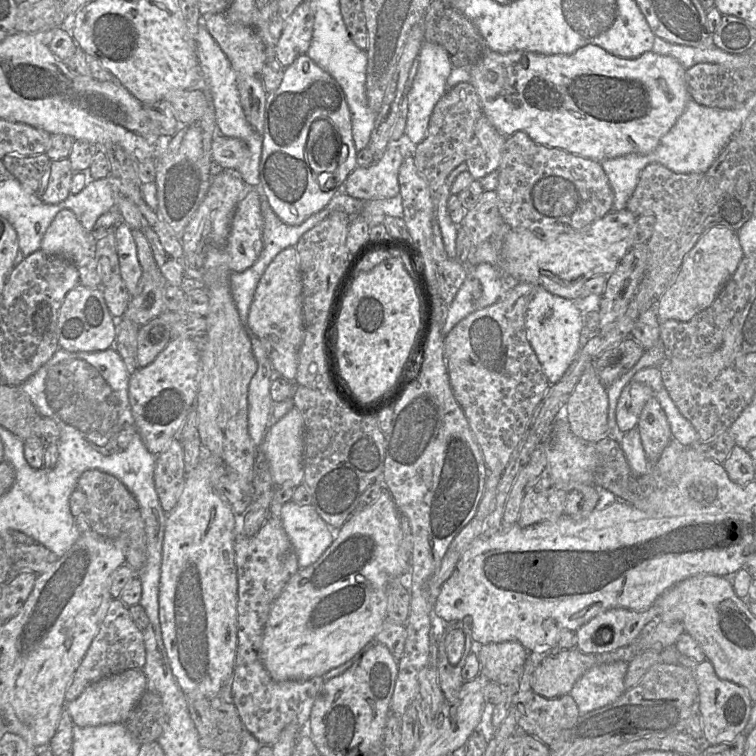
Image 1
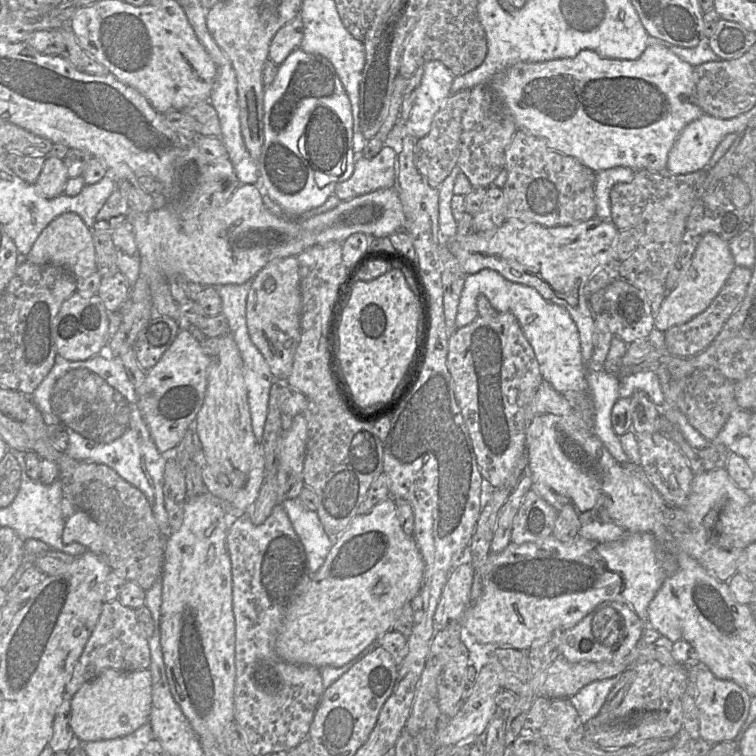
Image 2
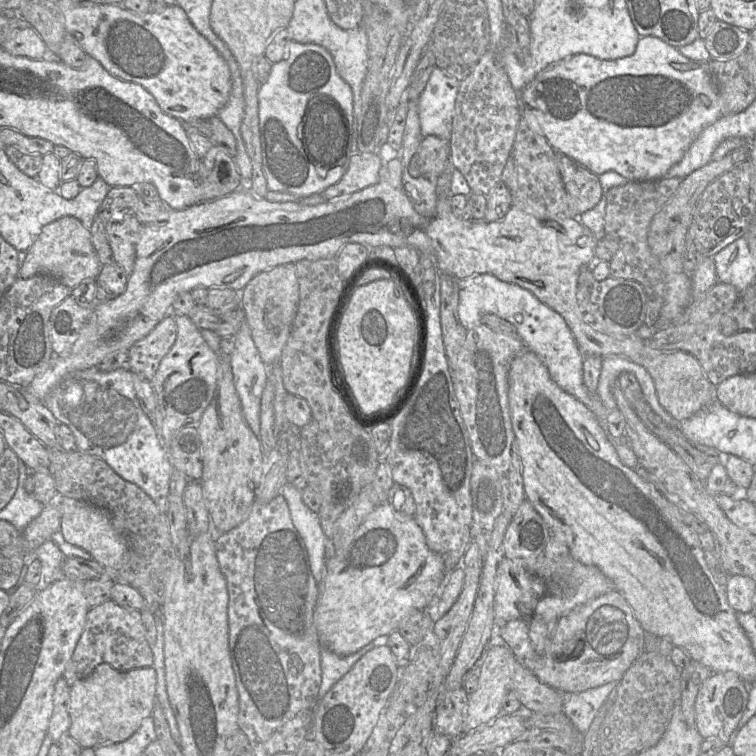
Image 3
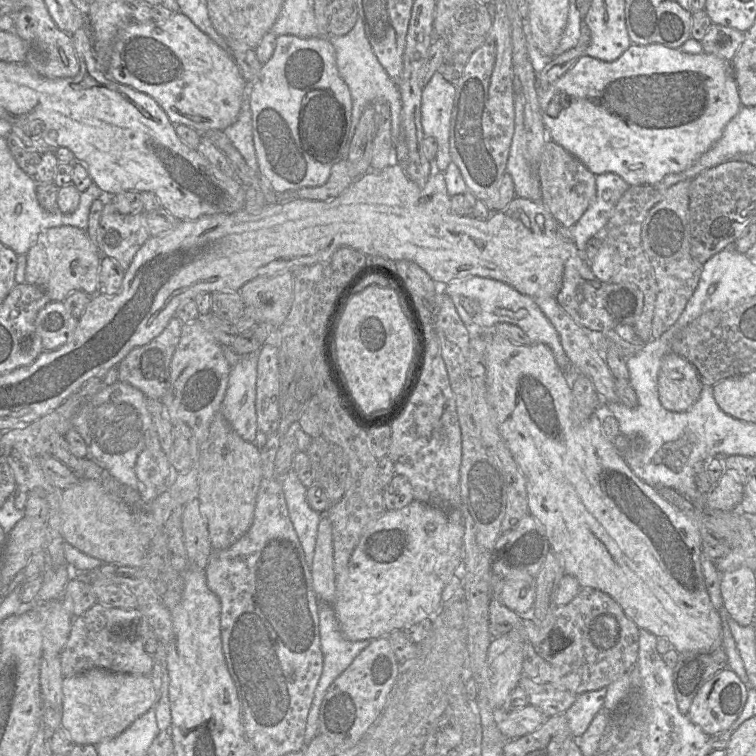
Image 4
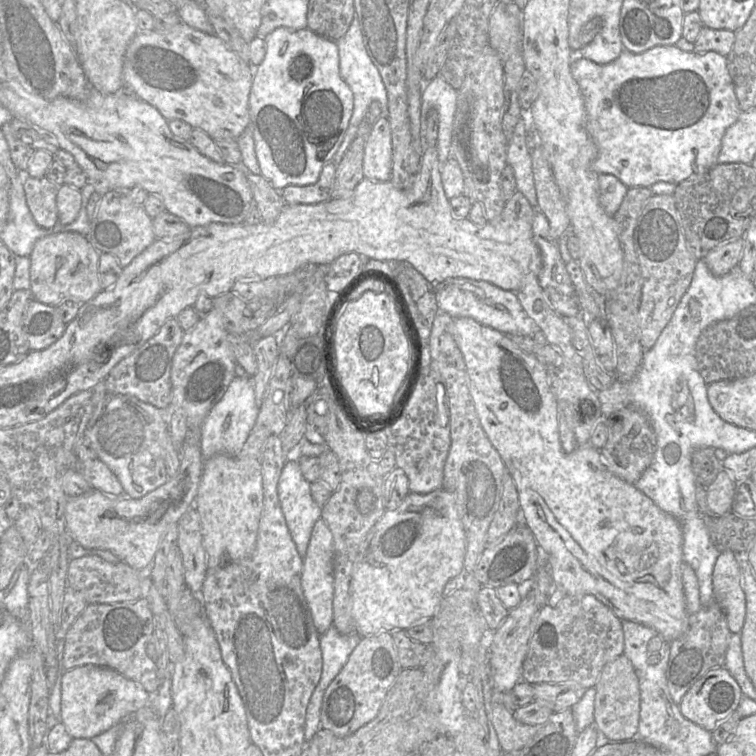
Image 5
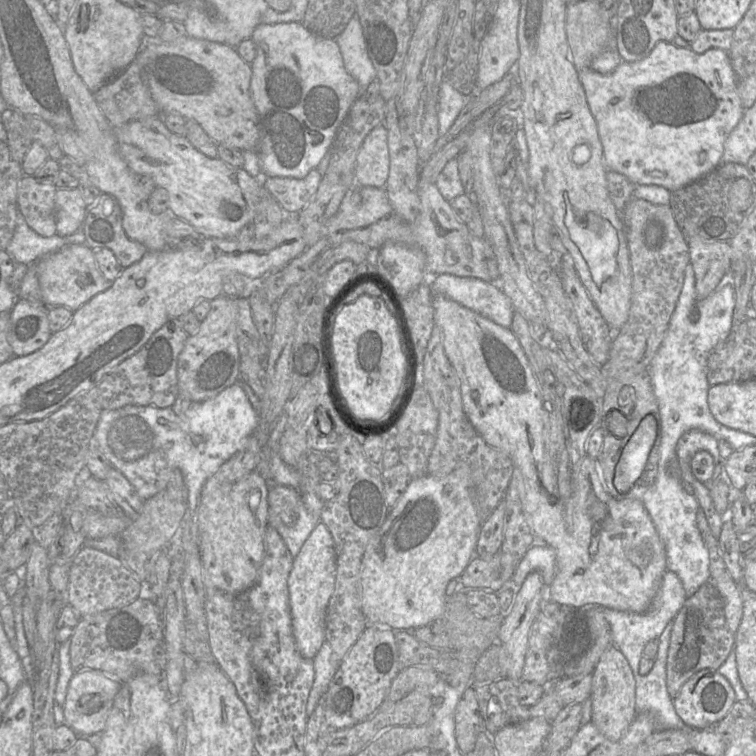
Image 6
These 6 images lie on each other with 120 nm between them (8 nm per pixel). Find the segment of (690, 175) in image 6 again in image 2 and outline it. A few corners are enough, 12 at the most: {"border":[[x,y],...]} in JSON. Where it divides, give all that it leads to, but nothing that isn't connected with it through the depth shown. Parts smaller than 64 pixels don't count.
{"border":[[583,50],[489,84],[517,130],[594,172],[668,170],[694,67]]}

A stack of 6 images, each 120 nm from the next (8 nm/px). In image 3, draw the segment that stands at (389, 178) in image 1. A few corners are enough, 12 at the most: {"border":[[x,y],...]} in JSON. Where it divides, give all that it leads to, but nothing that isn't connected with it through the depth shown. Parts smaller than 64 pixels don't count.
{"border":[[355,152],[343,177],[320,193],[347,197],[379,181],[376,153]]}

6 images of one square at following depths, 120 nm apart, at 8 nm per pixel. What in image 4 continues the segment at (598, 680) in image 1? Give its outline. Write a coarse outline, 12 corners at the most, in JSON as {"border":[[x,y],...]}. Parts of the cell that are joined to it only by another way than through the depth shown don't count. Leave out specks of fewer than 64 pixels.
{"border":[[606,688],[578,695],[564,713],[574,739],[603,708]]}

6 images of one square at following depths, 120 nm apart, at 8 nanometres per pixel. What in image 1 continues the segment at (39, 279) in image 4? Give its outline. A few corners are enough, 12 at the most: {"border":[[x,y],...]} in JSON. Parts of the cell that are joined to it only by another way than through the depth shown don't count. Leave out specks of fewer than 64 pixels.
{"border":[[57,213],[40,250],[79,266],[95,241],[75,214]]}

